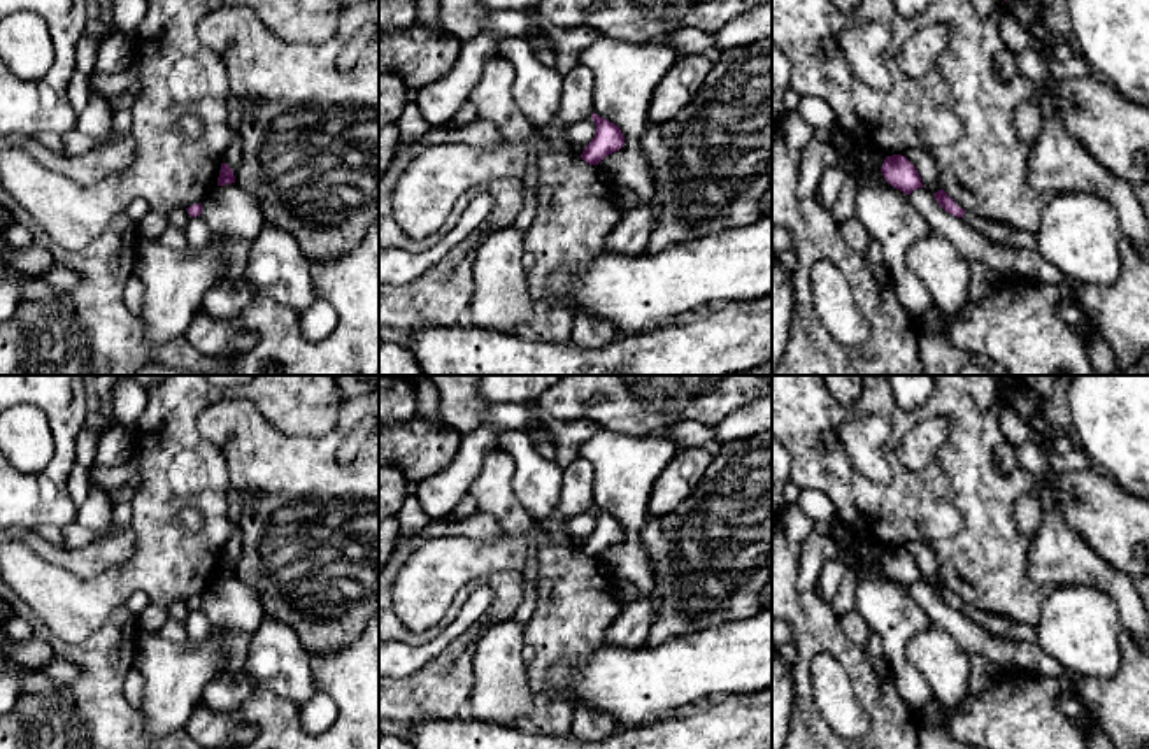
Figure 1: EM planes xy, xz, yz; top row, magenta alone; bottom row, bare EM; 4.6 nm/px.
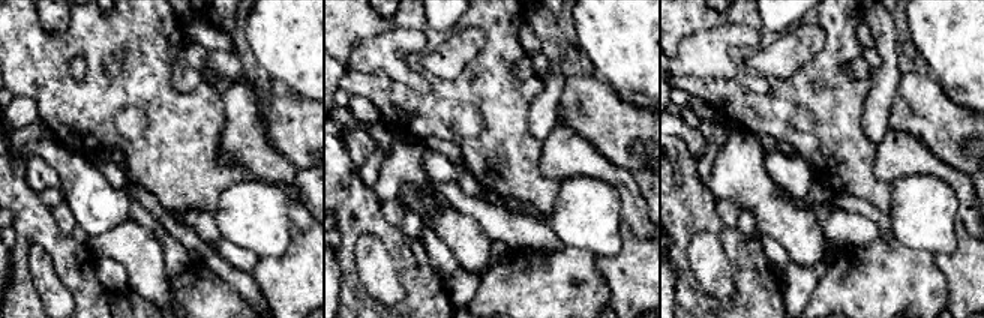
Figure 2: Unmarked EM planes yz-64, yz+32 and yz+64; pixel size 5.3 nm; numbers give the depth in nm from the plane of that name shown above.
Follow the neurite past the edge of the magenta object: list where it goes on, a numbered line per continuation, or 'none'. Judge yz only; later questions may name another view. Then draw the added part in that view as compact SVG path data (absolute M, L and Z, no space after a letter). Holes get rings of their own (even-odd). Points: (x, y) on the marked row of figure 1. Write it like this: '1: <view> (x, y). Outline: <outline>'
1: yz (1002, 234). Outline: M965 212L963 219L998 244L1014 246L1019 249L1037 249L1038 246L1035 233L1021 232L1002 223L984 221L974 218L970 212Z

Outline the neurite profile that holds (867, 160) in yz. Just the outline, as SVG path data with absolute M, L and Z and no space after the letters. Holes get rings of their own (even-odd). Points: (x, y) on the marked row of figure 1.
M854 147L853 154L856 158L856 172L846 175L840 195L831 207L833 218L839 225L856 218L860 184L868 177L870 172L881 172L881 167L886 160L882 153L865 147Z

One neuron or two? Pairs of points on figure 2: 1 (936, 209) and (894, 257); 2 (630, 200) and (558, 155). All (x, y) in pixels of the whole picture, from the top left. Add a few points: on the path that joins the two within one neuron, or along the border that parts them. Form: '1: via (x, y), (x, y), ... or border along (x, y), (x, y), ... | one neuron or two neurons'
1: border along (888, 213), (888, 227), (897, 240), (935, 255) | two neurons
2: via (617, 180), (606, 170), (578, 158) | one neuron

